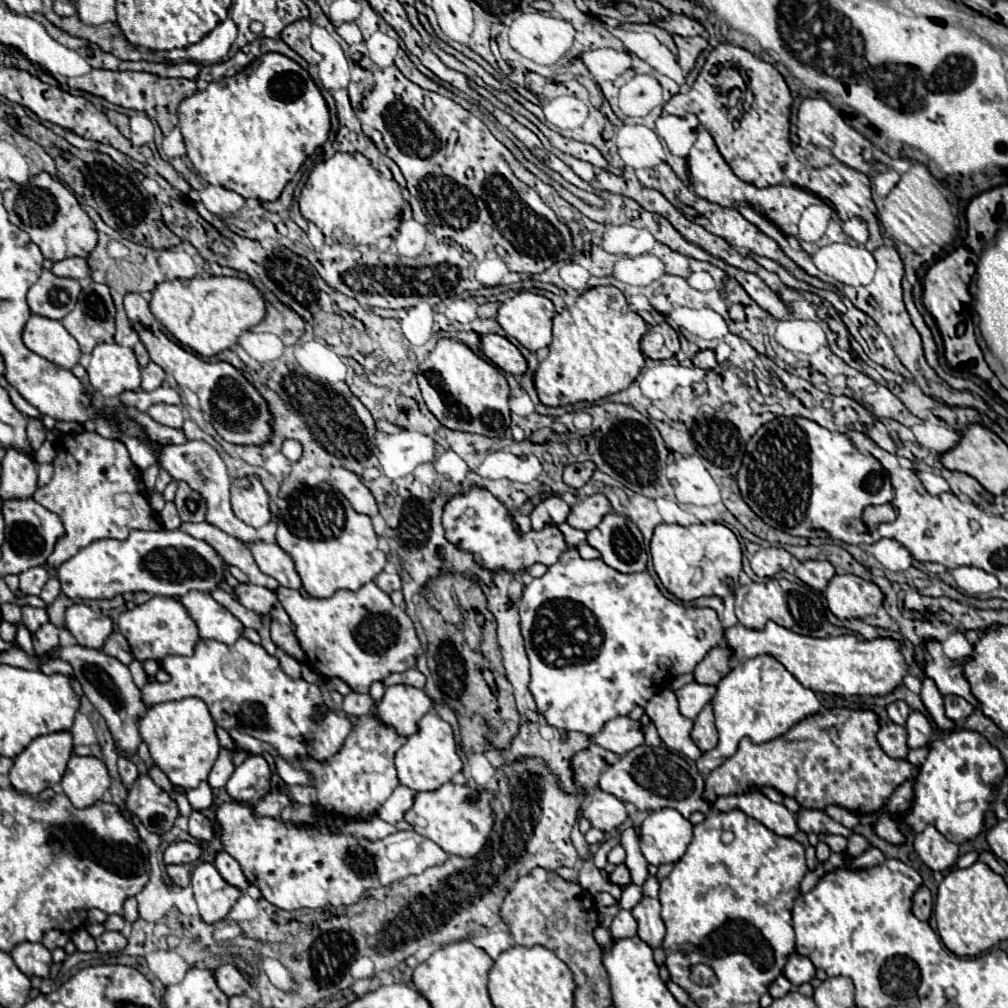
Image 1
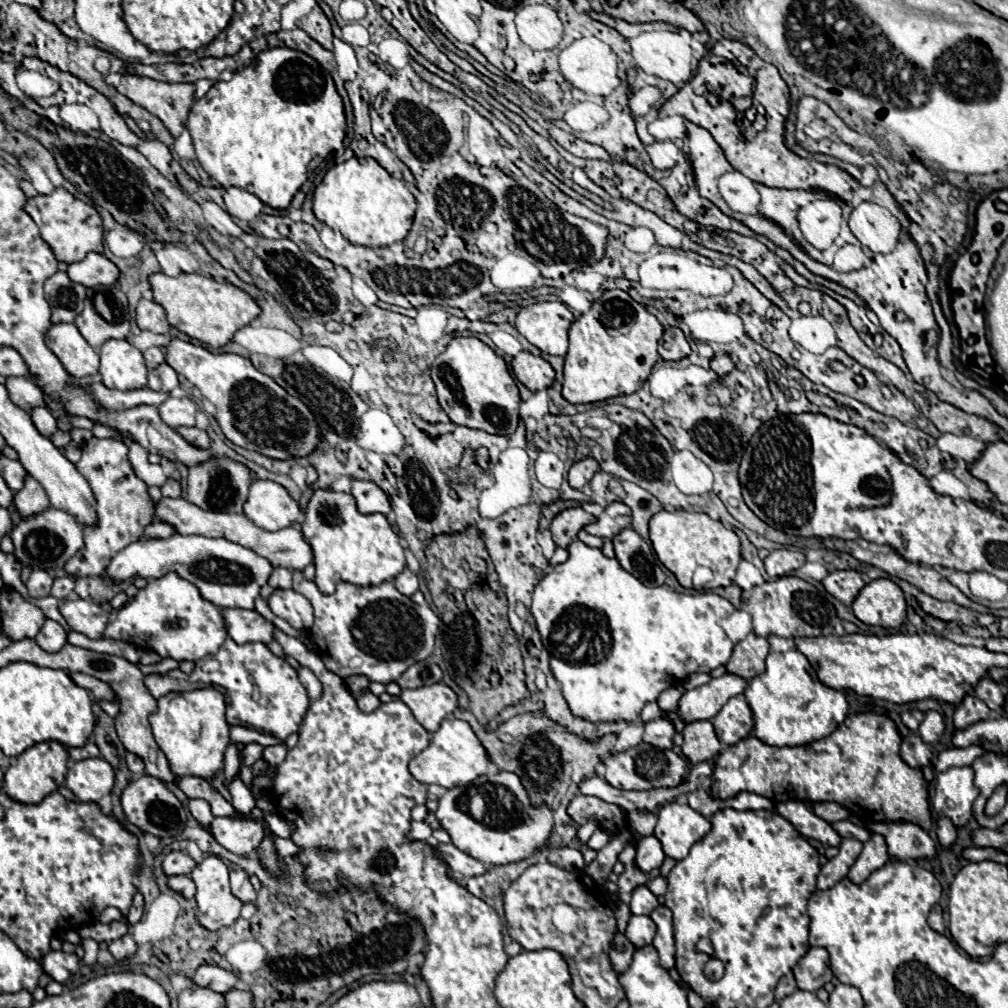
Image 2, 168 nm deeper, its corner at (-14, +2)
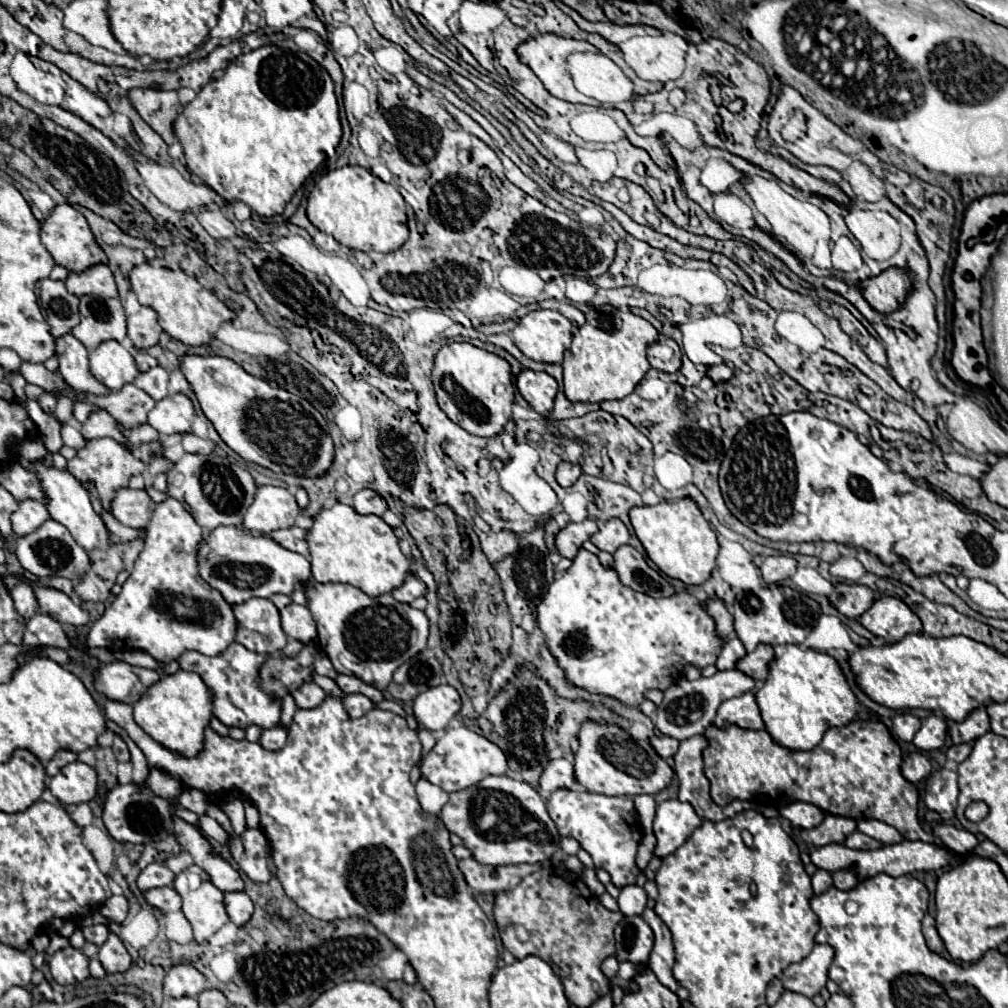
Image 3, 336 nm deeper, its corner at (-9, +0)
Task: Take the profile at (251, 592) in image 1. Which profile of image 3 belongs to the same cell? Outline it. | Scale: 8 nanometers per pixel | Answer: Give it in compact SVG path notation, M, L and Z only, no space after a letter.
M289 603L281 609L281 627L287 637L297 639L301 643L313 643L317 639L315 621L305 605Z

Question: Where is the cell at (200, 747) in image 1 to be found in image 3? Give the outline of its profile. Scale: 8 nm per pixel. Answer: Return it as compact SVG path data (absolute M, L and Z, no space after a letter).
M177 671L175 675L163 675L159 683L133 705L133 717L137 725L151 735L159 745L181 757L195 757L203 751L205 729L213 717L213 695L197 673Z

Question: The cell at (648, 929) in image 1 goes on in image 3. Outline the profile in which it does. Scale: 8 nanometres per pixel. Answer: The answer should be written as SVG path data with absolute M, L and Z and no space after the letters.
M645 909L643 919L649 923L649 927L651 927L653 933L655 933L655 945L653 945L653 951L651 951L651 957L649 957L647 965L649 965L649 969L655 973L655 977L657 977L665 987L669 987L671 991L675 991L675 989L679 987L679 983L677 983L675 977L671 975L673 963L675 963L675 951L673 951L673 945L671 945L671 931L669 931L669 927L655 915L653 909Z

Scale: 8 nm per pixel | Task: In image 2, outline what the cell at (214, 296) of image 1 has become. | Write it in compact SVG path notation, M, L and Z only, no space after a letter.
M152 273L148 281L154 293L154 301L160 303L166 311L168 323L214 349L232 341L236 329L248 325L254 317L260 315L260 307L256 301L252 301L252 297L248 297L248 293L230 283L216 283L212 277L204 277L200 273L180 273L176 277Z

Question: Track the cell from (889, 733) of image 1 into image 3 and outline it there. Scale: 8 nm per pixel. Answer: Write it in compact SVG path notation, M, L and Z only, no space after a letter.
M909 753L905 759L903 759L903 765L901 765L901 773L907 781L911 783L919 783L923 781L929 773L931 773L931 763L925 755L921 753Z

